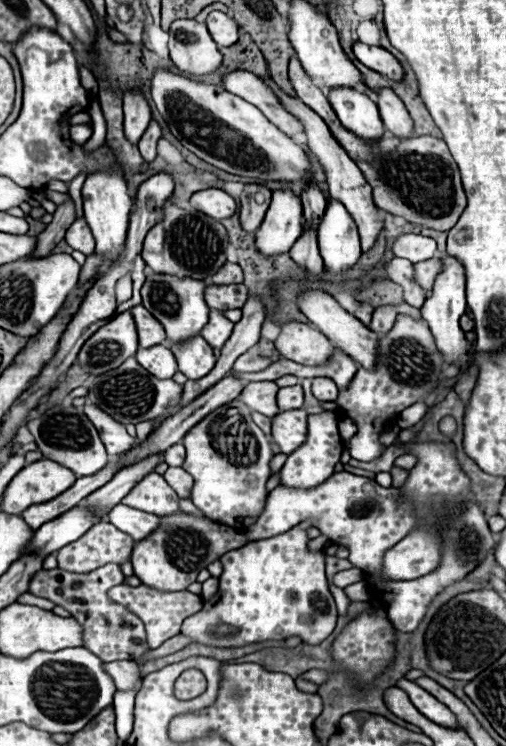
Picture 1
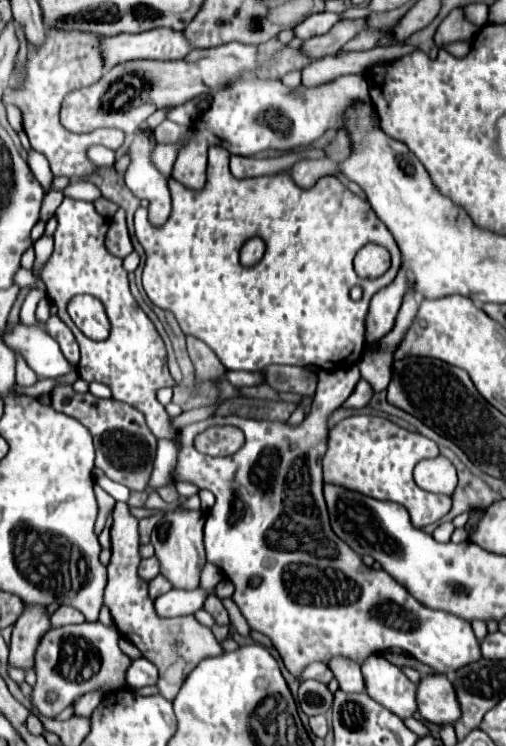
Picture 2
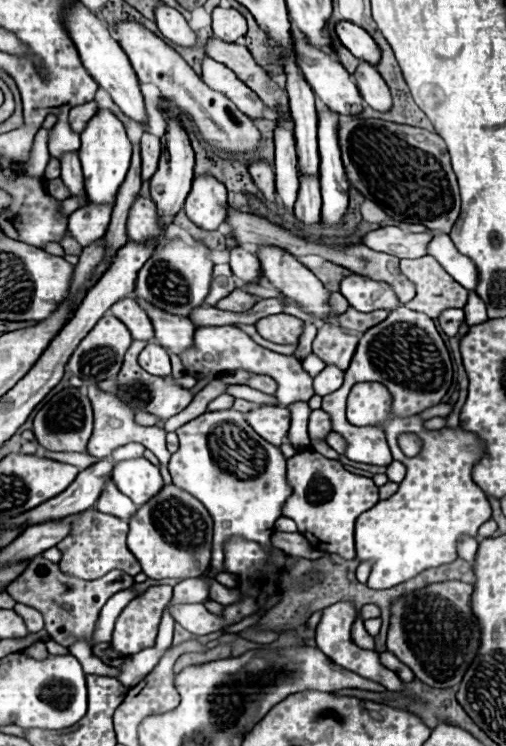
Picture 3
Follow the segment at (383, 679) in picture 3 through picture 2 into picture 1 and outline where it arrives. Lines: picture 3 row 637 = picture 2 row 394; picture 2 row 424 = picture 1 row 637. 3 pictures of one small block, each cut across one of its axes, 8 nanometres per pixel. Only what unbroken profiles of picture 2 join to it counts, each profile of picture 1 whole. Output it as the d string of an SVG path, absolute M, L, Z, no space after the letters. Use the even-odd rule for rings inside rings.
M303 521L286 532L286 536L248 542L238 550L226 552L220 558L224 572L218 592L204 604L202 612L184 620L182 634L192 638L194 644L218 648L240 648L264 640L286 640L290 636L298 636L310 646L324 642L336 628L338 610L324 574L326 554L308 548L310 536L306 530L312 526L312 522ZM216 624L230 624L240 630L232 638L216 638L208 632Z

